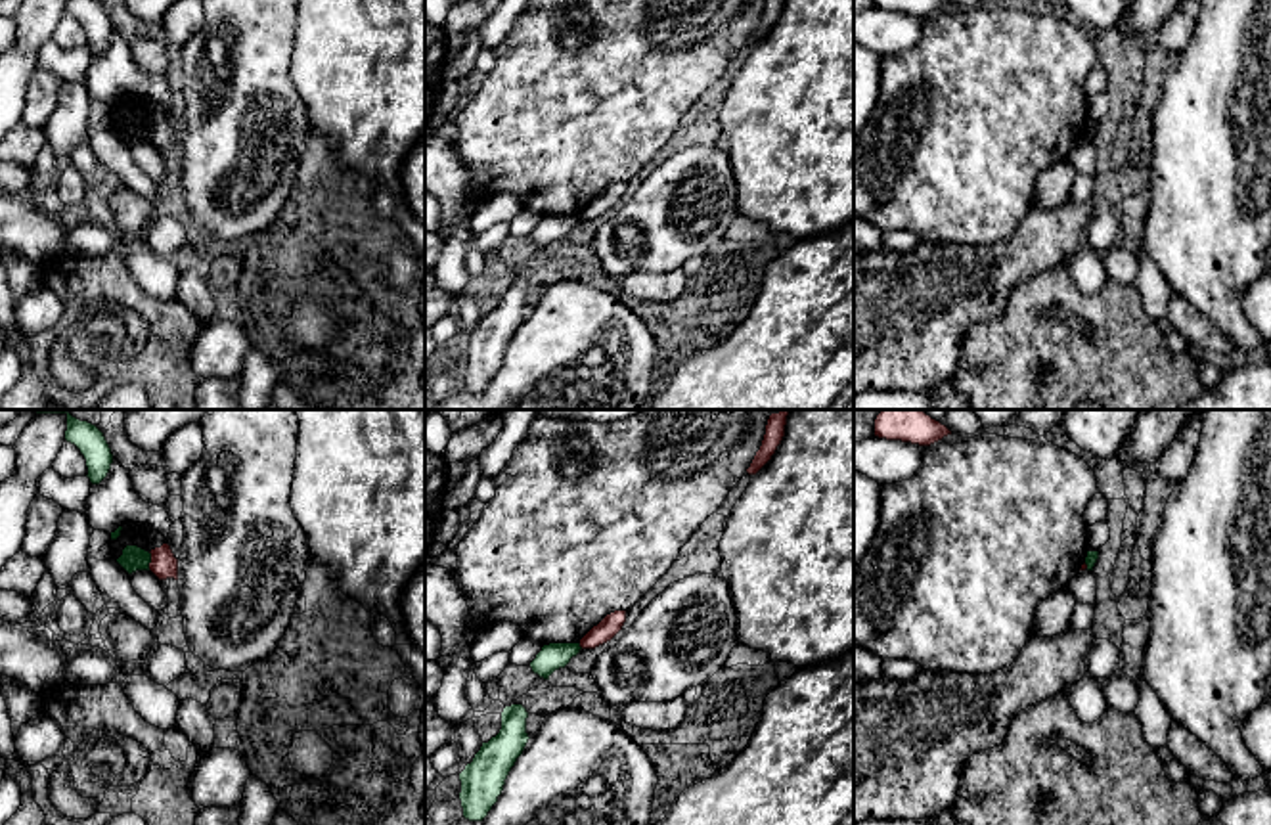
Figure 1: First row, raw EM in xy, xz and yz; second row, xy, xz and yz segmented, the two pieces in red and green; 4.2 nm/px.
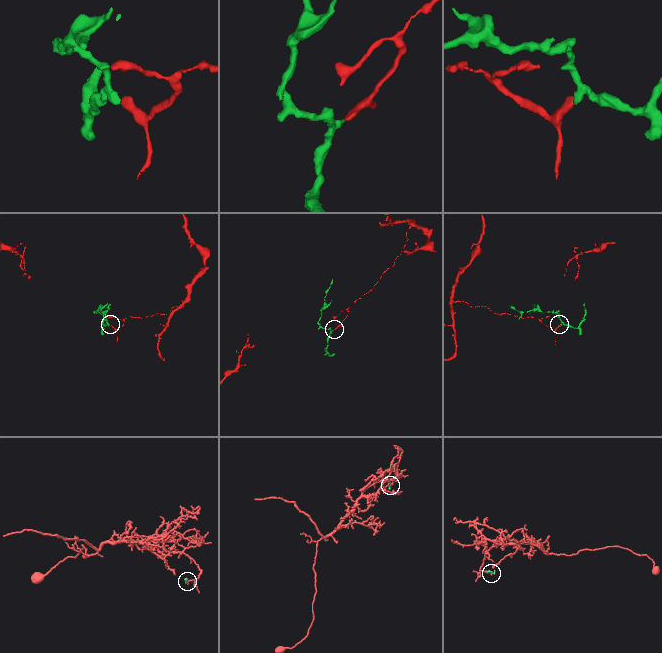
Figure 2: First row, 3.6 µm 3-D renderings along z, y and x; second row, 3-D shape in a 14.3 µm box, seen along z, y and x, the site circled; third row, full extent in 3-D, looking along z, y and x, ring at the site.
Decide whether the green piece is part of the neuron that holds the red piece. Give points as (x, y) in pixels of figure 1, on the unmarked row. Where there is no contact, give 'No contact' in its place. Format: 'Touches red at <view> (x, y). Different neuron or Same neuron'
Touches red at xy (152, 133). Different neuron

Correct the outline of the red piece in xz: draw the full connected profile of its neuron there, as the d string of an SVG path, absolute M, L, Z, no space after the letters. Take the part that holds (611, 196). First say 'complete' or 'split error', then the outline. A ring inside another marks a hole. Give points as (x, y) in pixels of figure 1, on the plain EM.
complete; M614 182L607 186L597 197L593 197L582 211L582 220L595 220L611 212L624 197L626 182Z

